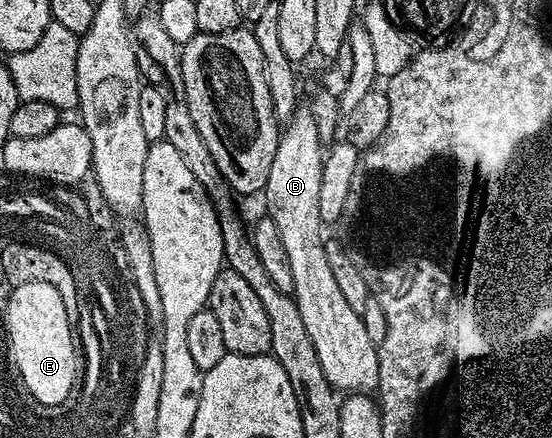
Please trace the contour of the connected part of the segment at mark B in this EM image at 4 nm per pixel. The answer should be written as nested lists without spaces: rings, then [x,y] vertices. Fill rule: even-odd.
[[[300,108],[292,115],[283,127],[278,152],[274,152],[274,164],[270,164],[270,176],[262,191],[262,198],[268,201],[267,217],[278,224],[278,232],[282,232],[282,245],[286,247],[286,256],[290,256],[290,273],[294,275],[292,294],[298,304],[298,312],[302,312],[302,321],[306,323],[306,332],[310,332],[310,340],[314,340],[314,348],[318,352],[318,364],[322,364],[322,372],[326,372],[326,380],[340,392],[372,392],[380,385],[378,380],[378,364],[380,356],[377,343],[366,336],[364,320],[359,309],[348,303],[344,290],[340,287],[337,273],[333,270],[326,256],[325,235],[320,235],[322,223],[318,216],[318,188],[322,185],[322,164],[325,147],[318,136],[316,115],[311,109]]]

